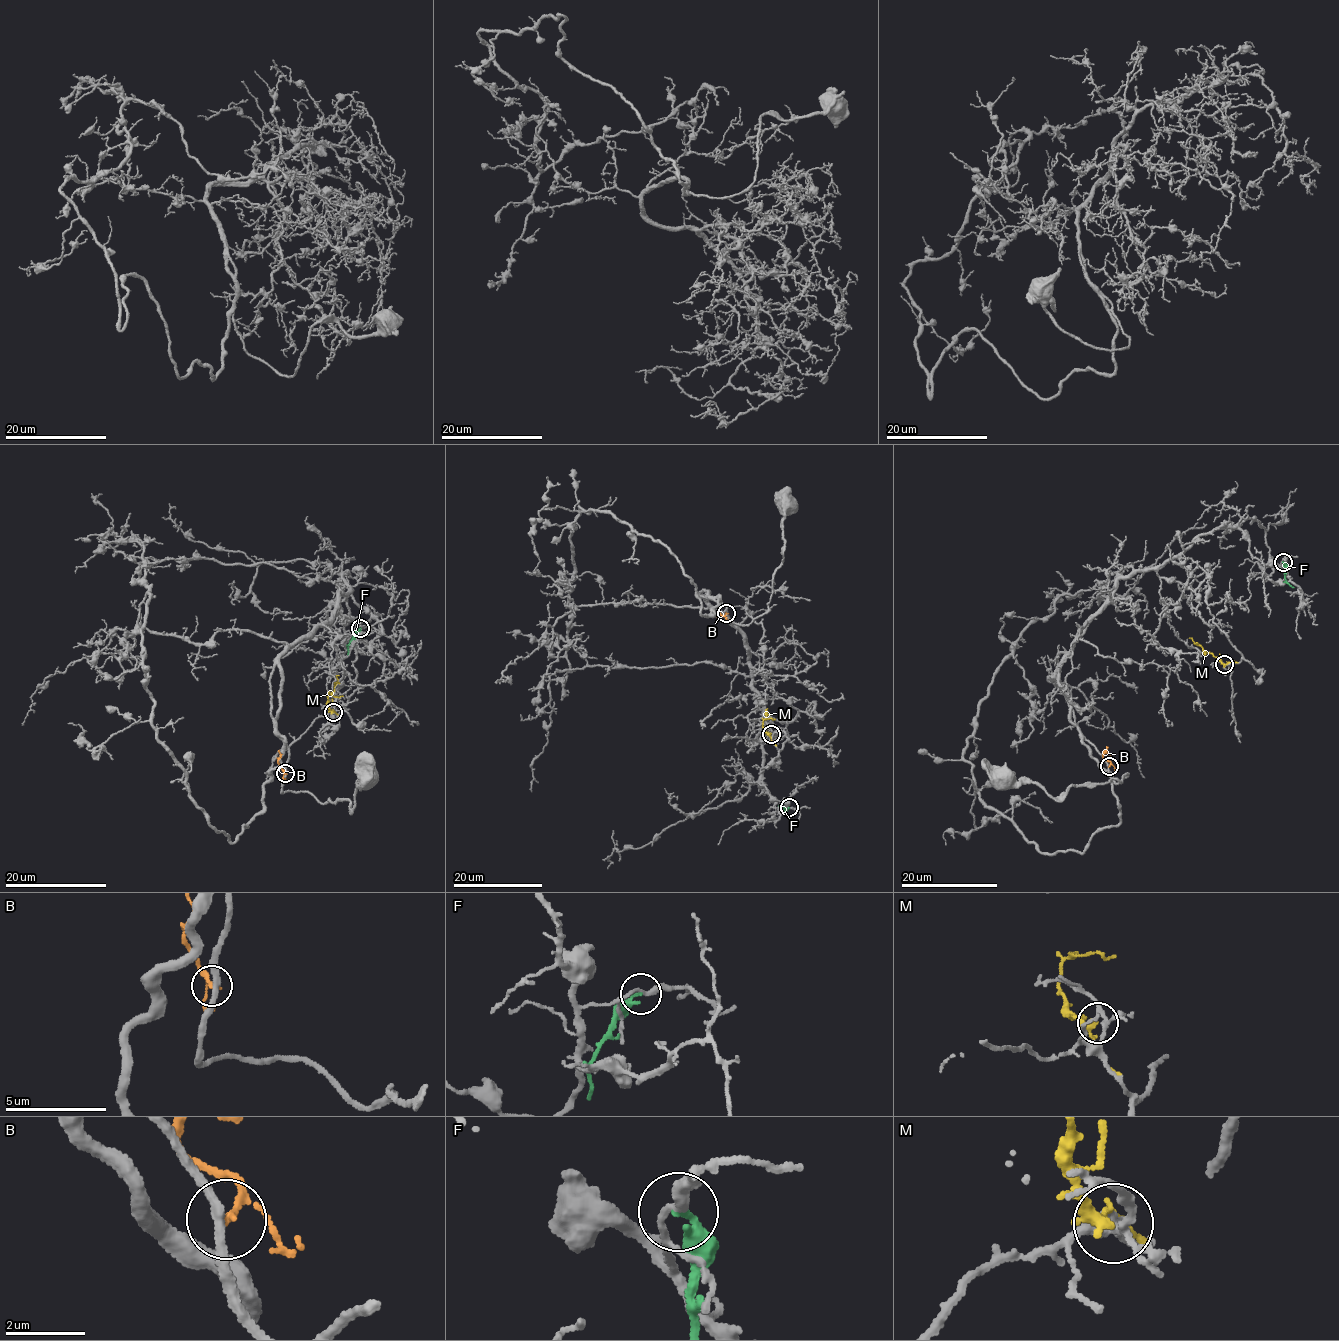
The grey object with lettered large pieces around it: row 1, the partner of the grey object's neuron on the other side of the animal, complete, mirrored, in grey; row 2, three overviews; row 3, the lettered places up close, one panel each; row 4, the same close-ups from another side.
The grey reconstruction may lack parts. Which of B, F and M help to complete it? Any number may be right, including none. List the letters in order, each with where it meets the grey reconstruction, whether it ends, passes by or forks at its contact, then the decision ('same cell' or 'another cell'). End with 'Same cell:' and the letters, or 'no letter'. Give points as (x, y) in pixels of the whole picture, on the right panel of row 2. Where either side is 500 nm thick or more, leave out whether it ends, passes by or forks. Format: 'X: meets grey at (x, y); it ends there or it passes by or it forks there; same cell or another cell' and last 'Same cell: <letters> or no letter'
B: meets grey at (1109, 766); it passes by; another cell
F: meets grey at (1283, 562); it ends there; another cell
M: meets grey at (1224, 664); it passes by; another cell
Same cell: no letter

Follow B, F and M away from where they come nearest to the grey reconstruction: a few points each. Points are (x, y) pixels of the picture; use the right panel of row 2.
B: (1109, 766), (1110, 762), (1103, 757), (1106, 747)
F: (1283, 562), (1285, 580), (1293, 588)
M: (1224, 664), (1189, 637)

